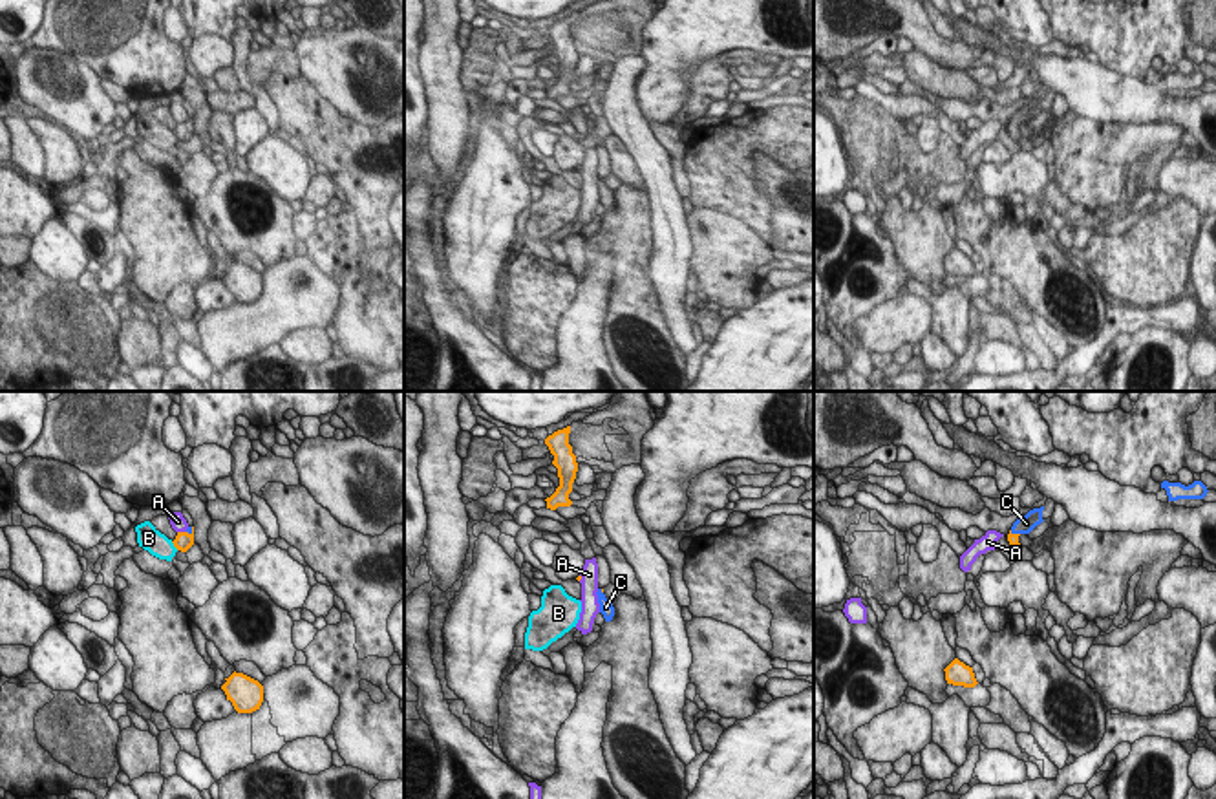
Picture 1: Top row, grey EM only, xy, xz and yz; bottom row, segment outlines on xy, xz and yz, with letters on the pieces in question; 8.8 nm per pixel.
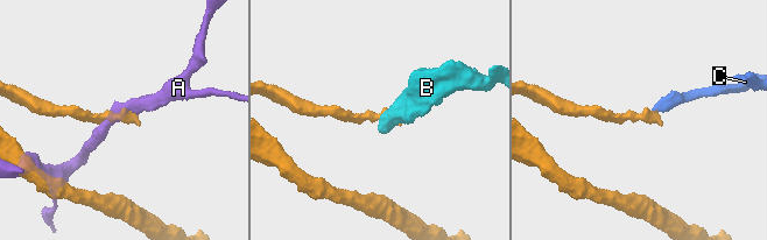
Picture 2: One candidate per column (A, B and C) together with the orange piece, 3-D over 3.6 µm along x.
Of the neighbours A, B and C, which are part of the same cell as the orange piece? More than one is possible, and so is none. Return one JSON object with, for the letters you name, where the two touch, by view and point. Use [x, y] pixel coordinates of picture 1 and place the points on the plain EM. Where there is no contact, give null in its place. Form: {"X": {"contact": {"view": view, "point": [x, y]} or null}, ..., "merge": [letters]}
{"C": {"contact": {"view": "xy", "point": [192, 121]}}, "merge": ["C"]}

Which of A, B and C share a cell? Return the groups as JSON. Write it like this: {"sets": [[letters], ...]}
{"sets": [["A"], ["B"], ["C"]]}

